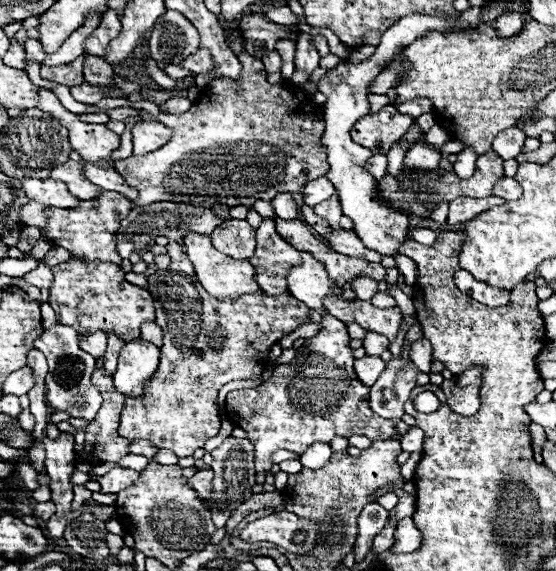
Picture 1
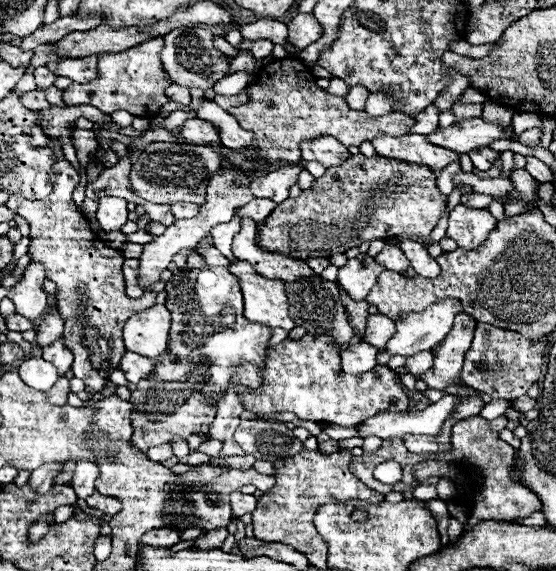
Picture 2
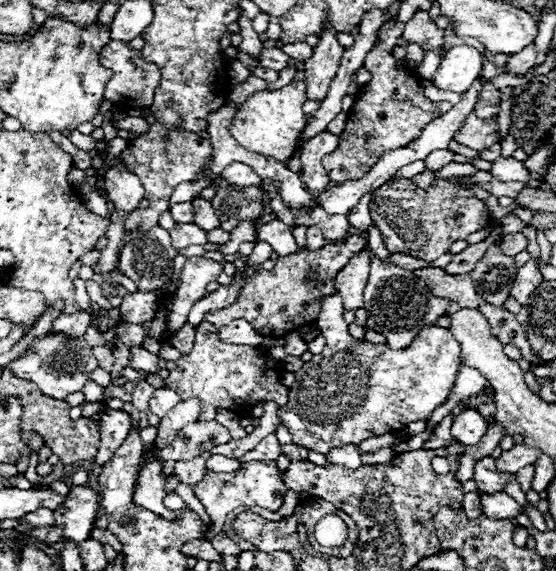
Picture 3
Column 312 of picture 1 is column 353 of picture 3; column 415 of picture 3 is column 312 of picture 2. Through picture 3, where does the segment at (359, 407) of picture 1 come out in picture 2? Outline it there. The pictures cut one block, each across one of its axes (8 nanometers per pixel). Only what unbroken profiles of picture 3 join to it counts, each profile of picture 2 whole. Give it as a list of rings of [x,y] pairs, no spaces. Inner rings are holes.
[[[306,334],[302,340],[286,338],[284,342],[270,346],[266,354],[264,380],[266,384],[258,390],[240,394],[242,406],[254,414],[294,412],[300,420],[356,426],[382,410],[408,410],[408,394],[388,366],[376,366],[360,376],[344,374],[340,368],[338,346],[328,336],[312,338]]]

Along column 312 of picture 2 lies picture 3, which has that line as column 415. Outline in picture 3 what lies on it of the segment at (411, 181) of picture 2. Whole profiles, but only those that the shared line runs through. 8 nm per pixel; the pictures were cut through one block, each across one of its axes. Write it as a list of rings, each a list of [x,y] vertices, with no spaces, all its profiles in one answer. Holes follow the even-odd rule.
[[[410,178],[392,180],[374,192],[370,200],[370,216],[382,234],[382,242],[390,252],[402,252],[426,262],[446,254],[450,244],[464,240],[490,224],[490,212],[472,190],[438,180],[428,188],[418,188]]]

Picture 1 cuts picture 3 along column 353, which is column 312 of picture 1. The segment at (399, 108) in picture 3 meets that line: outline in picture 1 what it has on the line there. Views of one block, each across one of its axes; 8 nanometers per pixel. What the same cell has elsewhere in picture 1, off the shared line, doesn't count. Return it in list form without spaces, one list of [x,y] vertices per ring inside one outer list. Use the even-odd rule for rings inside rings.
[[[242,52],[238,56],[242,62],[242,82],[240,86],[228,78],[216,78],[212,86],[200,90],[198,100],[188,112],[182,114],[150,114],[142,112],[144,122],[162,122],[172,130],[172,138],[144,156],[130,156],[126,160],[116,160],[114,166],[132,186],[138,190],[134,206],[146,206],[152,202],[184,202],[202,208],[212,208],[216,204],[226,206],[252,206],[256,200],[270,202],[280,192],[298,192],[306,182],[326,176],[328,162],[326,150],[320,146],[324,132],[324,112],[320,106],[312,106],[310,98],[296,86],[280,84],[272,86],[266,82],[266,70],[260,59]]]

